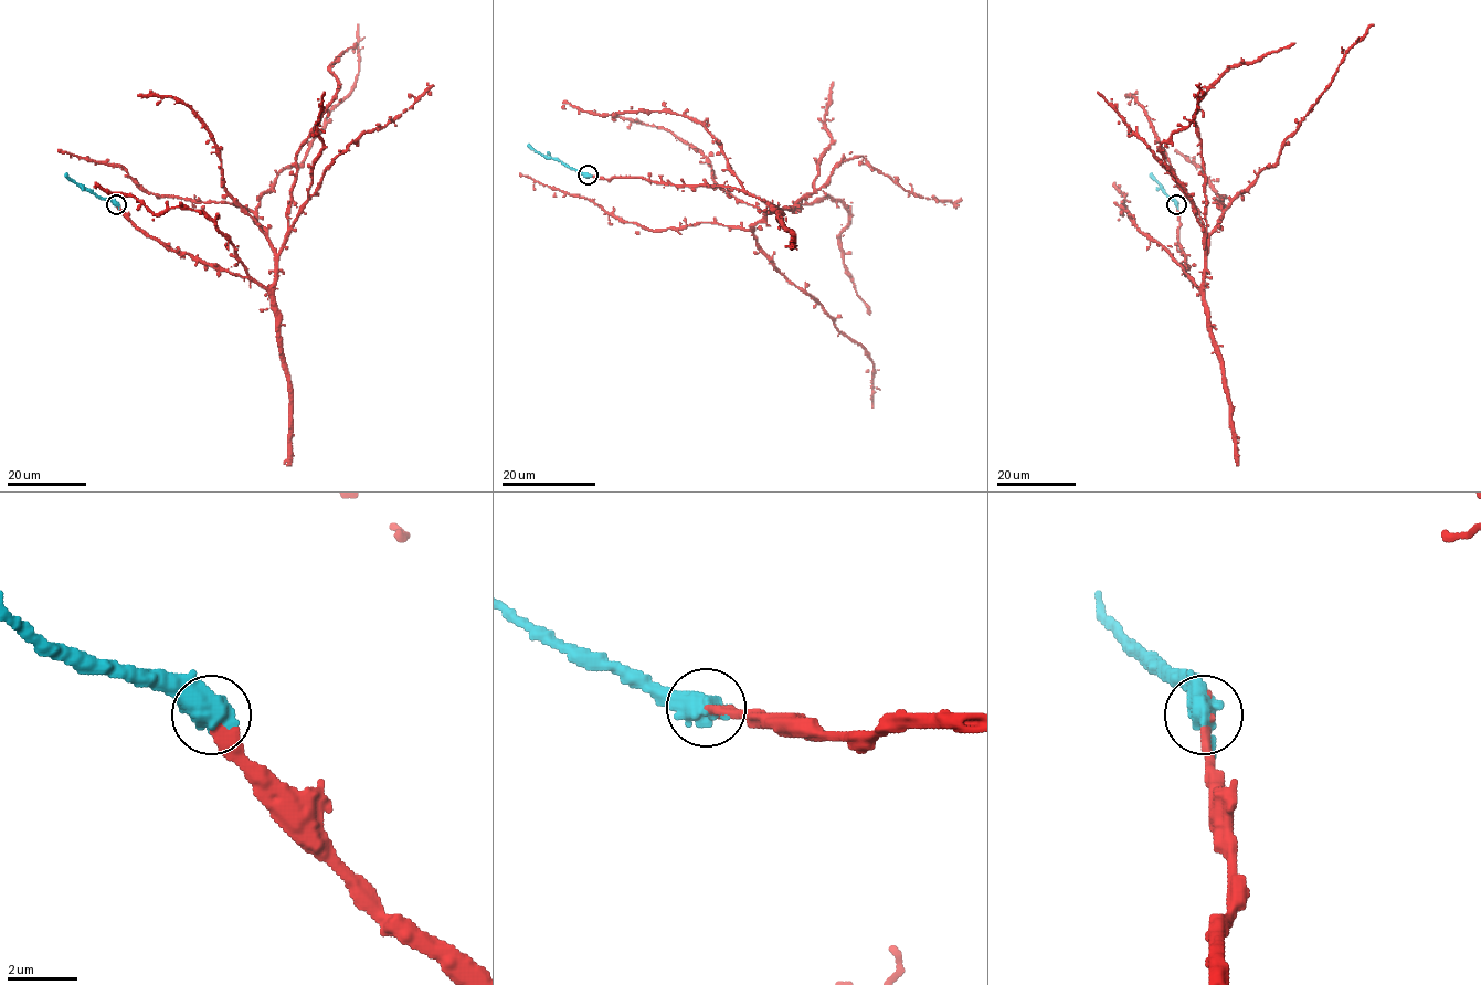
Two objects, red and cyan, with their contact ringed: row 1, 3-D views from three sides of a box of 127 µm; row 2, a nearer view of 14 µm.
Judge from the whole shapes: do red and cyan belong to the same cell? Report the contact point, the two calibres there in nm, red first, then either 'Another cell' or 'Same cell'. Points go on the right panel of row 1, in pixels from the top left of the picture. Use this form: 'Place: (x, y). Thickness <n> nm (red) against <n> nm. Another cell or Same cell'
Place: (1176, 204). Thickness 400 nm (red) against 500 nm. Same cell

